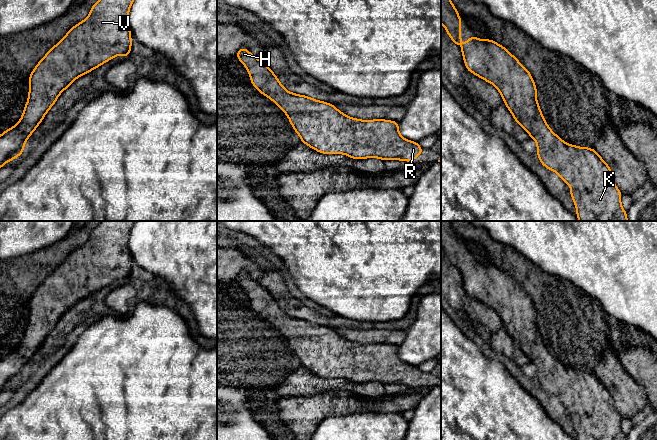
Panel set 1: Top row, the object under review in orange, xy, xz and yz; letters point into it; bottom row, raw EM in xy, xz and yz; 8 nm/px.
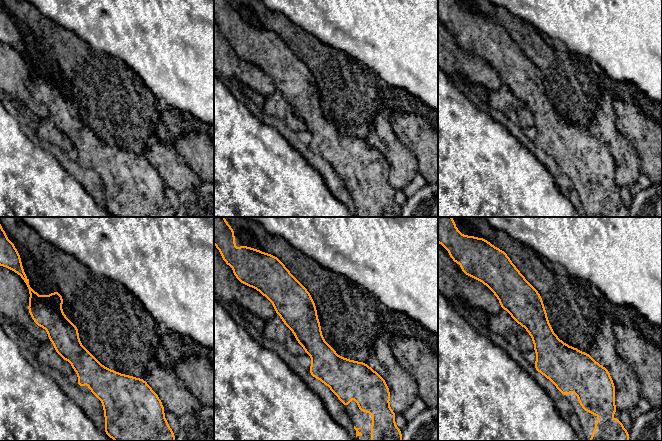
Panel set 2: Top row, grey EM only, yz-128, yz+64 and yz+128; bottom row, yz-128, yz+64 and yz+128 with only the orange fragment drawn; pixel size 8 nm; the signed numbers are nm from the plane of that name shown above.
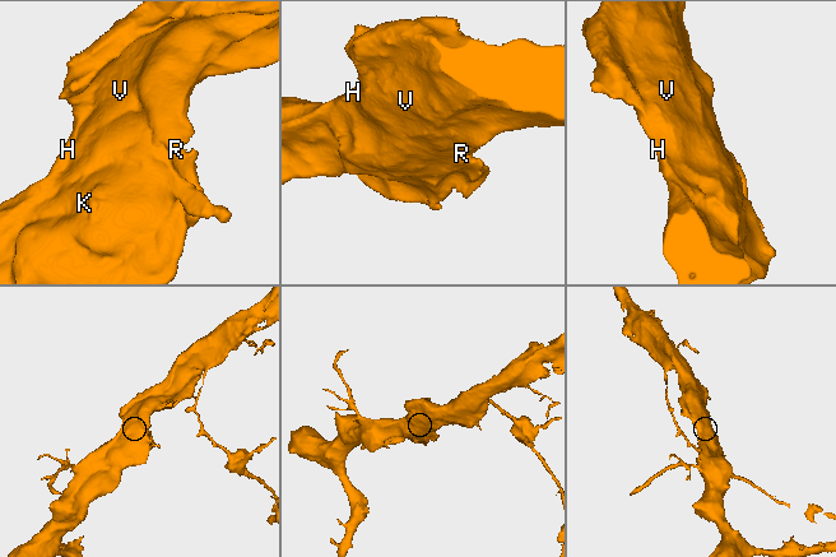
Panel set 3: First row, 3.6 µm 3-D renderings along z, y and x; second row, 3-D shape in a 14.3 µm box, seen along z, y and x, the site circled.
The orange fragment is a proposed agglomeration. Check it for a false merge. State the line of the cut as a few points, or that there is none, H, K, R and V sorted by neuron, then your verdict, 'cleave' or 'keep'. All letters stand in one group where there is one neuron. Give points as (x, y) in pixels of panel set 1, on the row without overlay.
no cut | H K R V | keep

